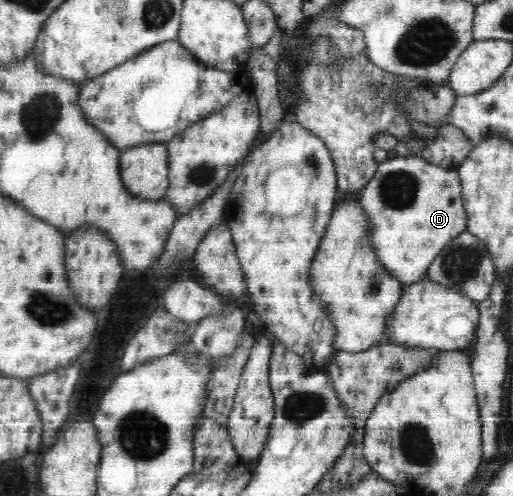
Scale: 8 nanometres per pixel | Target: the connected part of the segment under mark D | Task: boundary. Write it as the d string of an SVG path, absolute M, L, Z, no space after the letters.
M396 152L378 164L375 175L360 191L359 202L369 218L369 236L382 267L403 285L422 281L436 256L460 233L465 232L467 212L463 203L458 170L433 165L421 156L401 156Z

